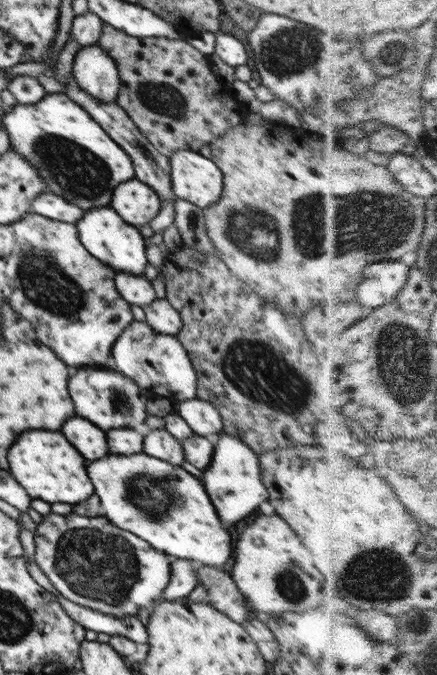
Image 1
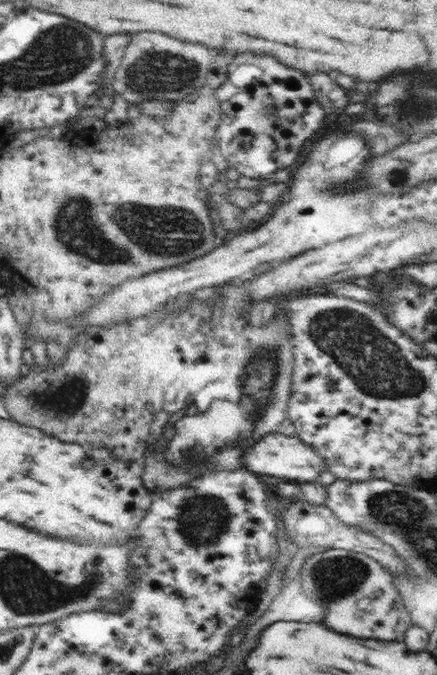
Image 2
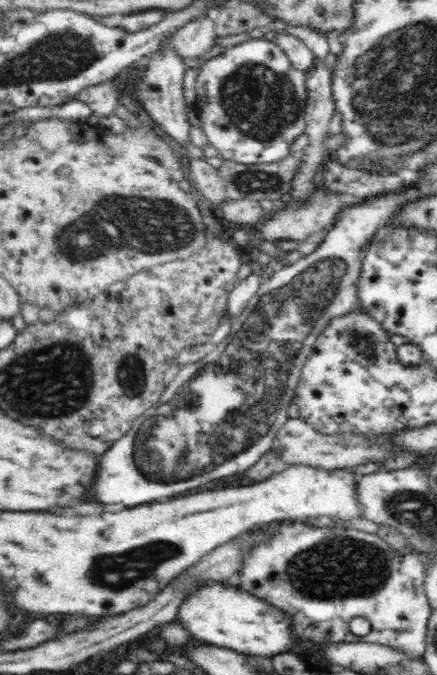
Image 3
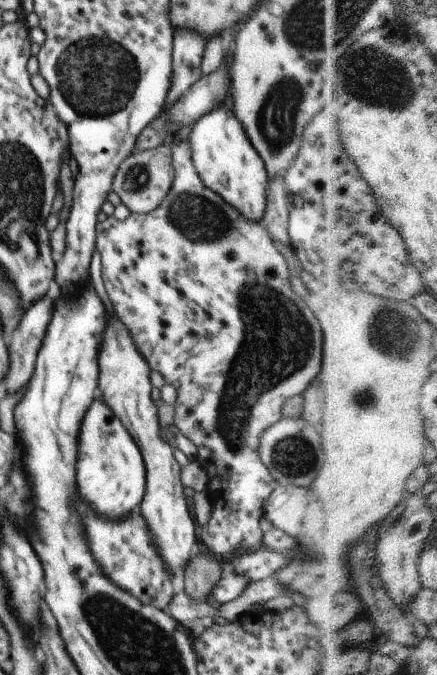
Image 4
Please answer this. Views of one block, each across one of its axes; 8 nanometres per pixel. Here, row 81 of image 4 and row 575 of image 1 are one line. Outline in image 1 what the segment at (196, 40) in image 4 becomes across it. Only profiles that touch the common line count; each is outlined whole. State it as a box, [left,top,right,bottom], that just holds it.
[162,558,198,602]

